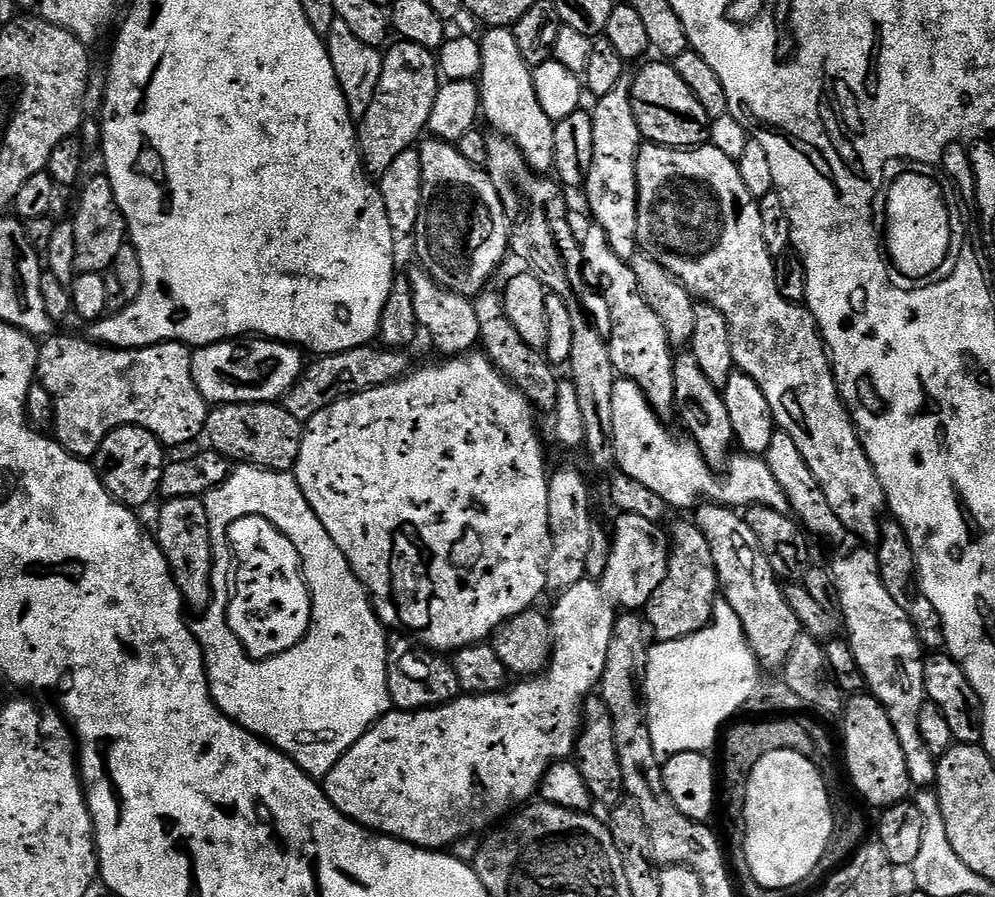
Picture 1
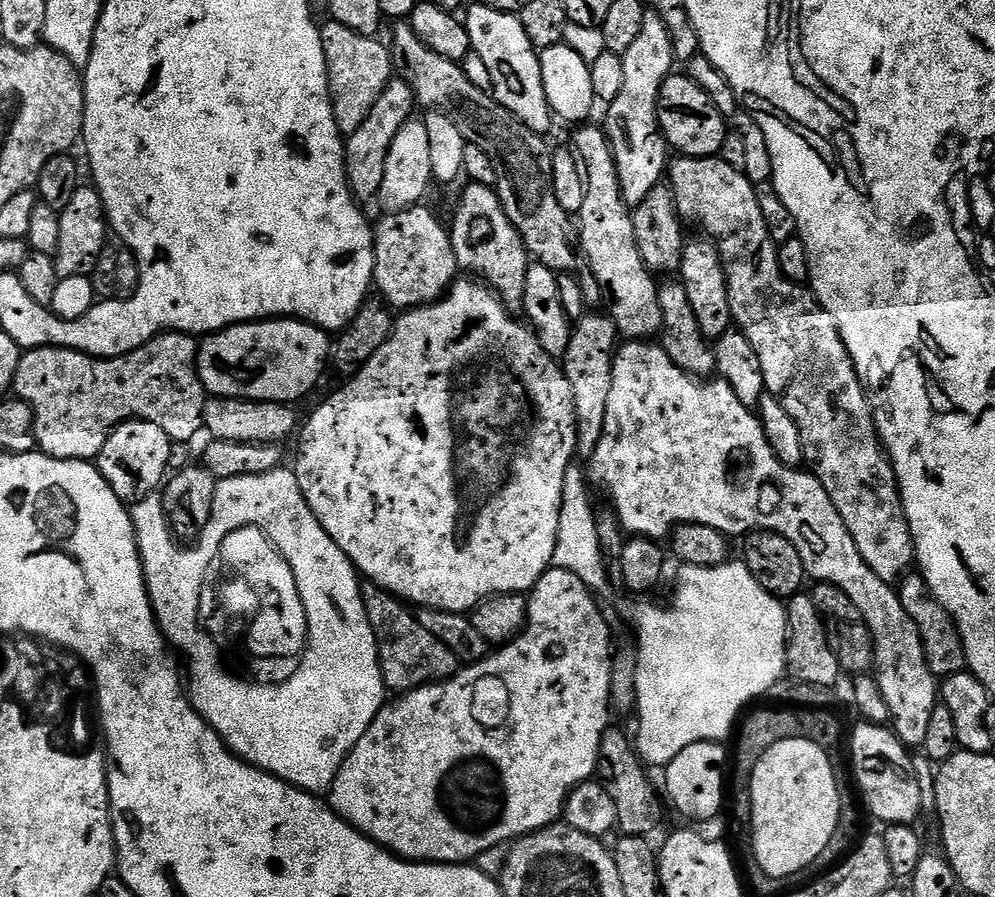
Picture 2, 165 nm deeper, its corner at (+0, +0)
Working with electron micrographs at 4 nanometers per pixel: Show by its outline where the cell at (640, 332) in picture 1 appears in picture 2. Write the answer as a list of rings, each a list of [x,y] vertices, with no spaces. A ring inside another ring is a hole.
[[[588,126],[577,127],[580,129],[576,132],[574,147],[586,190],[586,202],[582,202],[582,210],[578,214],[578,244],[583,259],[585,256],[592,267],[593,278],[608,291],[608,300],[612,303],[610,315],[617,333],[625,341],[644,342],[661,331],[662,310],[656,293],[658,284],[652,281],[655,280],[653,273],[648,271],[642,260],[634,236],[632,212],[620,189],[614,154],[605,129],[584,127]]]

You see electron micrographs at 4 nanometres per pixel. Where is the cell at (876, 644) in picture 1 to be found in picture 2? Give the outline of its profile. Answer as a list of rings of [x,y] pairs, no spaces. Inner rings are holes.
[[[628,342],[617,351],[616,359],[612,361],[610,398],[606,402],[606,426],[602,430],[602,438],[596,443],[596,449],[590,461],[590,467],[592,467],[592,472],[590,468],[591,483],[593,485],[605,484],[608,487],[608,496],[612,499],[613,504],[611,504],[611,507],[620,520],[621,528],[633,537],[647,538],[657,542],[663,541],[663,536],[664,539],[671,537],[672,530],[677,524],[710,526],[714,530],[723,532],[729,538],[735,538],[735,536],[740,538],[753,530],[777,532],[785,536],[798,550],[798,554],[802,554],[804,571],[813,581],[833,584],[842,590],[846,590],[846,594],[850,594],[854,606],[858,606],[861,621],[872,634],[874,675],[876,681],[880,683],[882,698],[886,698],[890,727],[897,738],[903,742],[905,748],[909,750],[923,749],[926,742],[926,729],[930,726],[930,714],[935,710],[938,703],[938,680],[928,669],[928,663],[924,657],[924,647],[920,641],[920,631],[916,629],[914,622],[910,622],[906,610],[902,610],[902,602],[897,589],[891,584],[882,582],[882,578],[878,578],[878,574],[874,574],[874,570],[870,570],[870,566],[866,566],[866,562],[862,562],[862,554],[858,554],[858,546],[854,546],[854,538],[850,538],[850,530],[846,530],[846,526],[842,522],[834,502],[830,502],[830,494],[826,494],[822,482],[818,482],[818,478],[813,476],[811,471],[788,468],[779,460],[774,454],[770,442],[766,442],[766,434],[760,425],[759,415],[753,409],[742,406],[742,402],[738,402],[738,394],[734,394],[731,386],[725,380],[719,378],[712,378],[705,382],[703,379],[686,375],[672,361],[670,354],[659,343],[652,343],[656,342]]]

